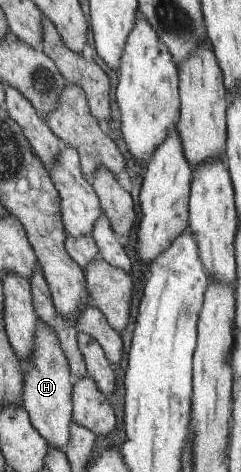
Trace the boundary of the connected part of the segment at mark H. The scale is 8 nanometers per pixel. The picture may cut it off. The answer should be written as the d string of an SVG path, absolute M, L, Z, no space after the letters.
M41 320L35 325L30 353L22 361L21 369L21 406L29 413L30 423L43 436L49 447L62 450L70 436L71 412L74 411L71 391L77 378L70 371L70 361L62 351L58 336Z

